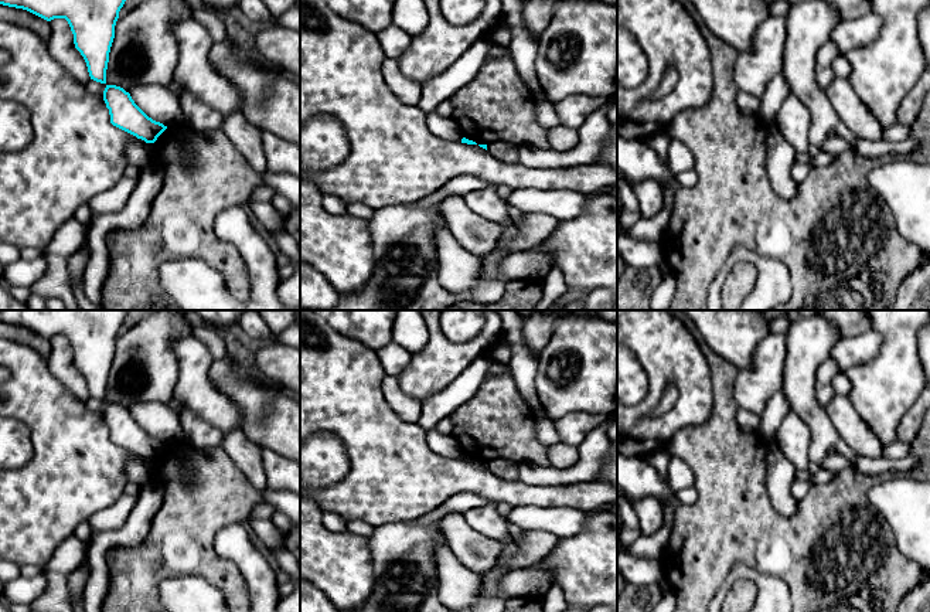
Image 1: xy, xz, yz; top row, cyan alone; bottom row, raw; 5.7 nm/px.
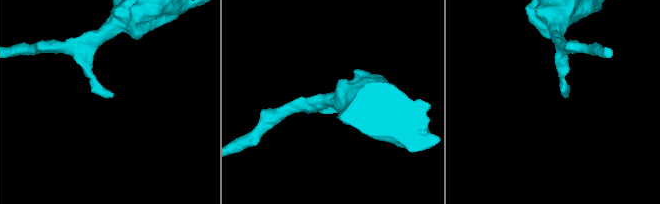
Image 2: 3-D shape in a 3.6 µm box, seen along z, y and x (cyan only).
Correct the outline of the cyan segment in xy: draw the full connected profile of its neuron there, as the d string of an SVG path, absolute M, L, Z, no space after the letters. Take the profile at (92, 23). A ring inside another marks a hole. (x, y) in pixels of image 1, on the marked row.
M0 0L0 4L27 10L47 21L65 18L75 48L84 57L91 79L106 84L115 26L126 0Z

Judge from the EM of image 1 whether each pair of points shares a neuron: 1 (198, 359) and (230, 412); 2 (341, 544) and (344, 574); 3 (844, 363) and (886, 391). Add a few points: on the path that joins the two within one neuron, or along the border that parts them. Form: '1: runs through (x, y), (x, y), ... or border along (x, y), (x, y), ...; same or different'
1: runs through (198, 373), (198, 384), (215, 401); same
2: runs through (341, 551), (341, 567); same
3: border along (879, 352), (869, 360), (854, 364), (844, 371); different

